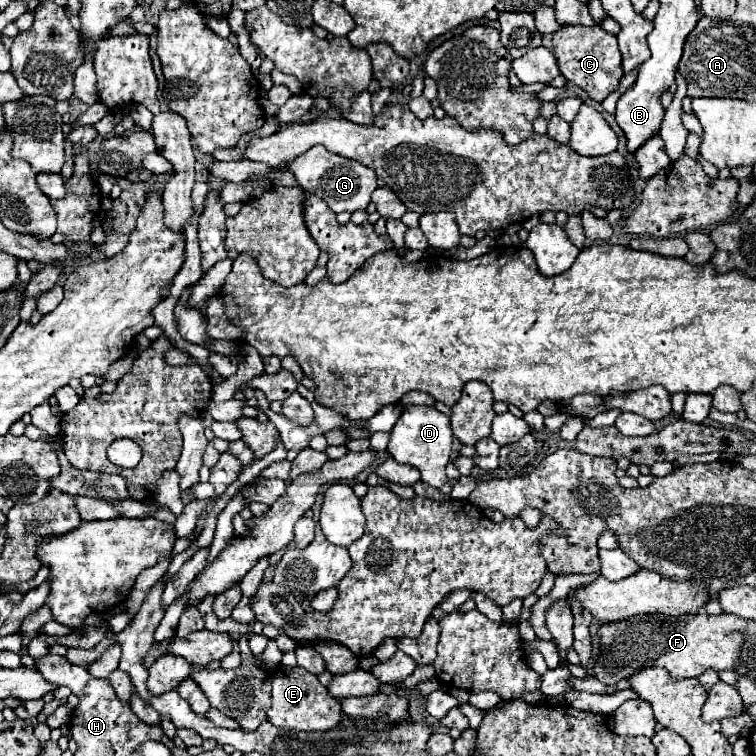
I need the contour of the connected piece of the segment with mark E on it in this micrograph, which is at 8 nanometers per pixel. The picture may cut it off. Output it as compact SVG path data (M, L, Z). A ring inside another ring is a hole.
M280 666L272 676L272 708L266 714L274 726L280 726L286 730L324 732L334 728L340 722L342 708L340 708L340 702L328 694L328 690L318 682L314 674L306 672L300 666L294 666L294 668Z

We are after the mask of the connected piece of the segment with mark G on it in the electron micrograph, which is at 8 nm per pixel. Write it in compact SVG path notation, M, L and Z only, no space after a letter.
M314 146L308 152L304 152L302 156L294 158L292 162L286 162L278 168L272 170L272 174L280 174L280 172L292 172L296 182L310 194L316 194L318 198L322 198L328 208L332 212L356 212L356 210L366 210L366 206L370 204L370 194L376 190L376 176L374 170L362 166L356 160L350 158L342 158L336 156L332 152L328 152L322 146Z

